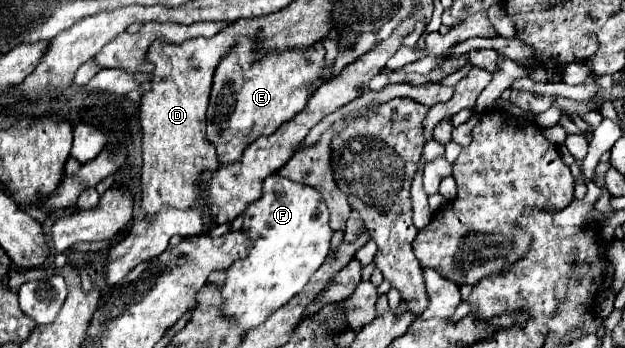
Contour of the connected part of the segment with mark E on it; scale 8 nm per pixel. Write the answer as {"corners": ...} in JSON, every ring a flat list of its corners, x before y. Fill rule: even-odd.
{"corners":[[239,39,235,49,215,71,207,109,207,137,217,147,221,163,237,161,249,143,275,133,281,123,299,113,311,97,307,83,319,79,319,71,325,65,325,49,321,41,309,51,289,49,281,53,267,53,261,61,253,61,253,45,255,43,251,39]]}

